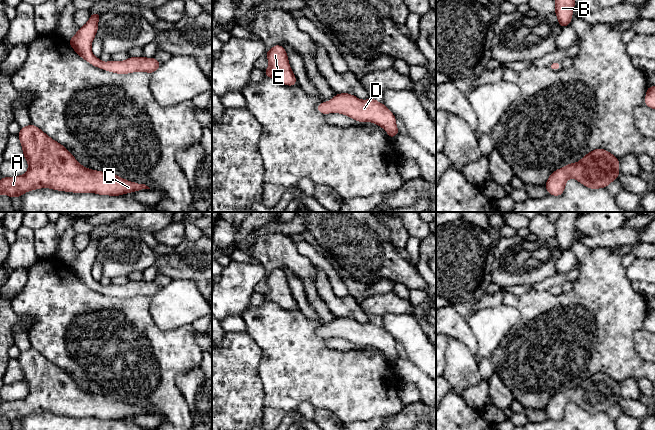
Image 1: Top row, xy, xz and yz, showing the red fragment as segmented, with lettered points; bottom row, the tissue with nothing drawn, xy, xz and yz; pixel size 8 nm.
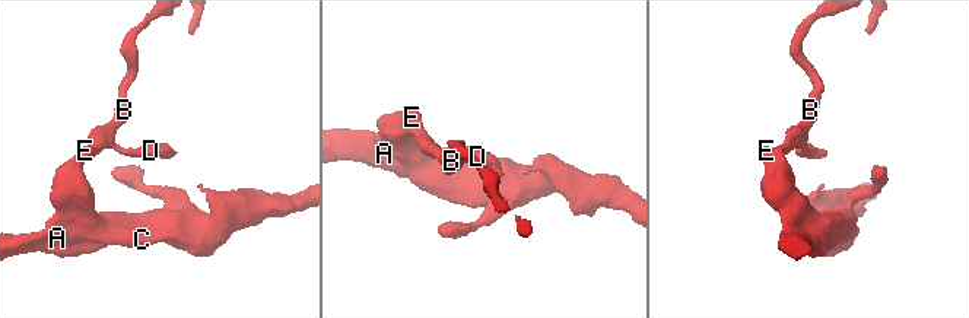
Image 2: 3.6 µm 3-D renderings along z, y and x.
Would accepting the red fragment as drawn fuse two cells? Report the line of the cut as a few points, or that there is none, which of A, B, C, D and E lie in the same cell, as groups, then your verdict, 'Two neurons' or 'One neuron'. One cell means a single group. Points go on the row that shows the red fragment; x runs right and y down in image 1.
No split. Groups: A B C D E. One neuron

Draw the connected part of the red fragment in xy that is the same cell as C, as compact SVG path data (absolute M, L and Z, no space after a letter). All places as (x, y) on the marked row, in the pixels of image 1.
M33 124L21 127L18 138L23 149L23 157L28 162L28 171L21 176L2 177L0 180L0 194L6 194L11 199L13 197L20 199L22 194L40 188L110 196L119 196L139 190L150 189L145 184L134 183L112 173L83 167L62 144L50 138Z

